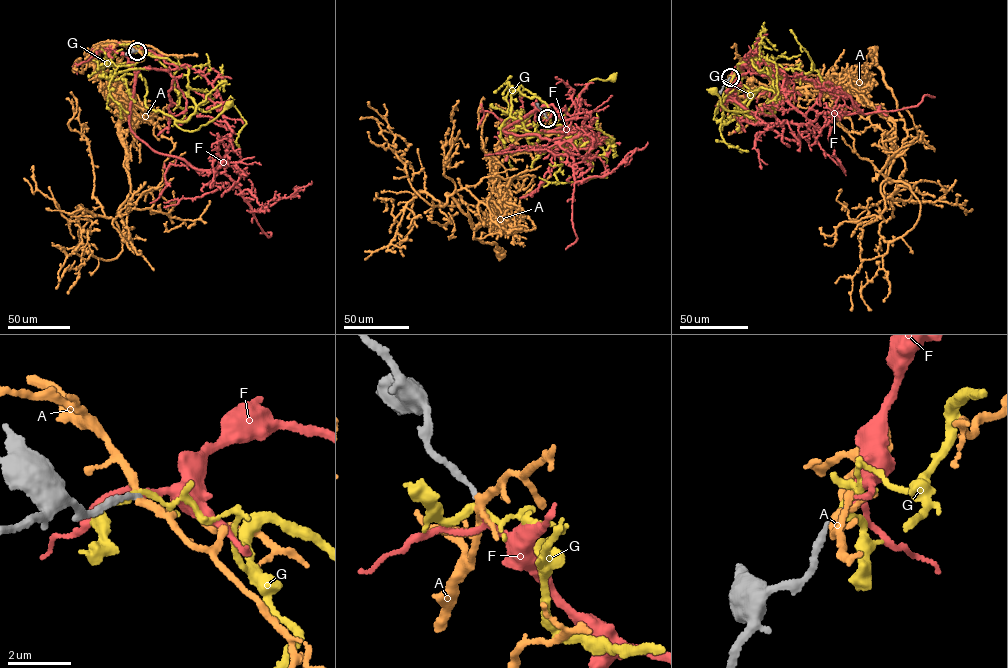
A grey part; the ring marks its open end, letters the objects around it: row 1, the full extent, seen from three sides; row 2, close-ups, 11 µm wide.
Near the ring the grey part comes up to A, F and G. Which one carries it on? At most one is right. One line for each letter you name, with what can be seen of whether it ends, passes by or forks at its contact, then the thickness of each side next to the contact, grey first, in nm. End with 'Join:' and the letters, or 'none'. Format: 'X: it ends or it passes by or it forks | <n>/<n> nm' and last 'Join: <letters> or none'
F: it passes by | 150/170 nm
Join: F

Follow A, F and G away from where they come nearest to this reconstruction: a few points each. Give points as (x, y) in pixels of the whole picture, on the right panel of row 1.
A: (730, 77), (741, 63), (789, 88), (831, 85), (858, 94), (885, 118), (899, 119), (897, 101), (873, 51)
F: (730, 77), (744, 65), (729, 96), (786, 139), (806, 131), (785, 72), (745, 55)
G: (729, 77), (750, 57), (759, 72), (773, 75), (779, 97), (775, 112), (728, 110), (713, 92)

